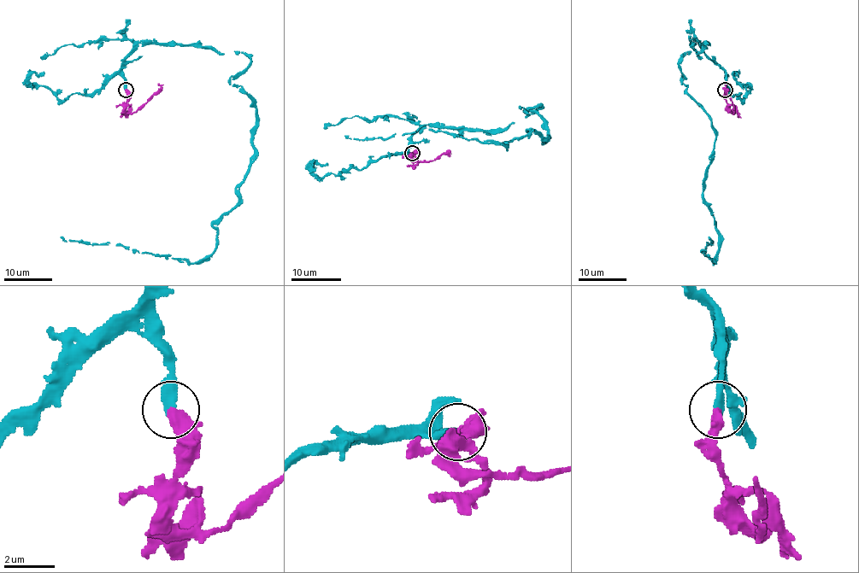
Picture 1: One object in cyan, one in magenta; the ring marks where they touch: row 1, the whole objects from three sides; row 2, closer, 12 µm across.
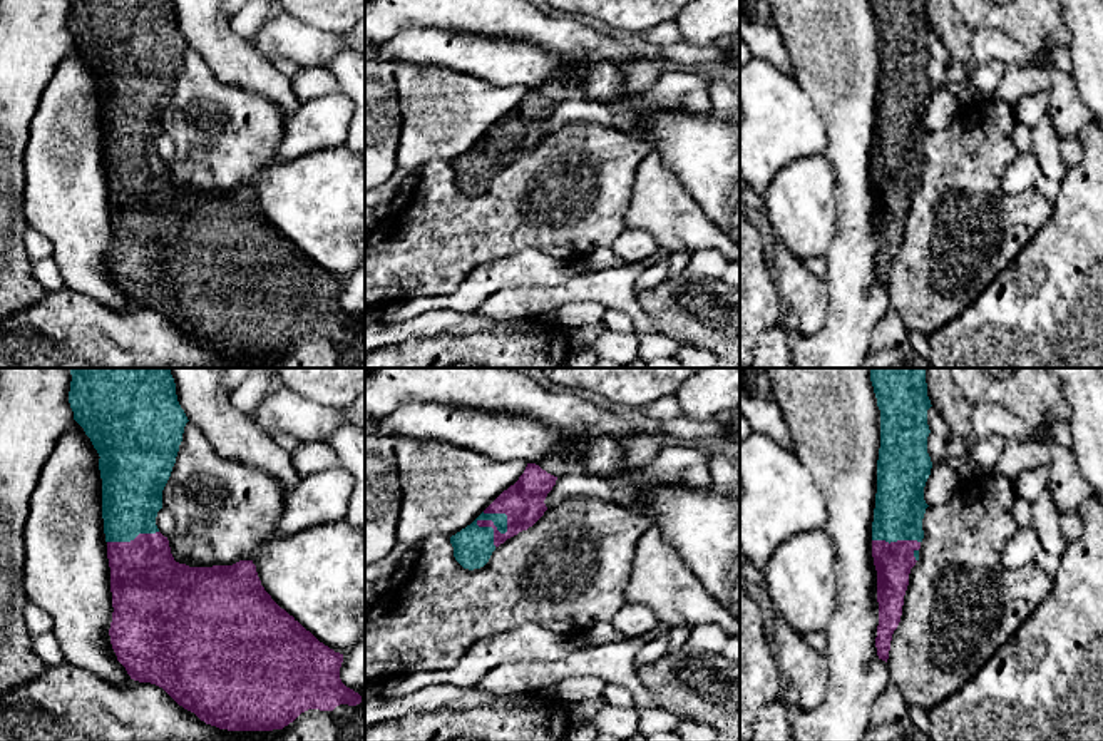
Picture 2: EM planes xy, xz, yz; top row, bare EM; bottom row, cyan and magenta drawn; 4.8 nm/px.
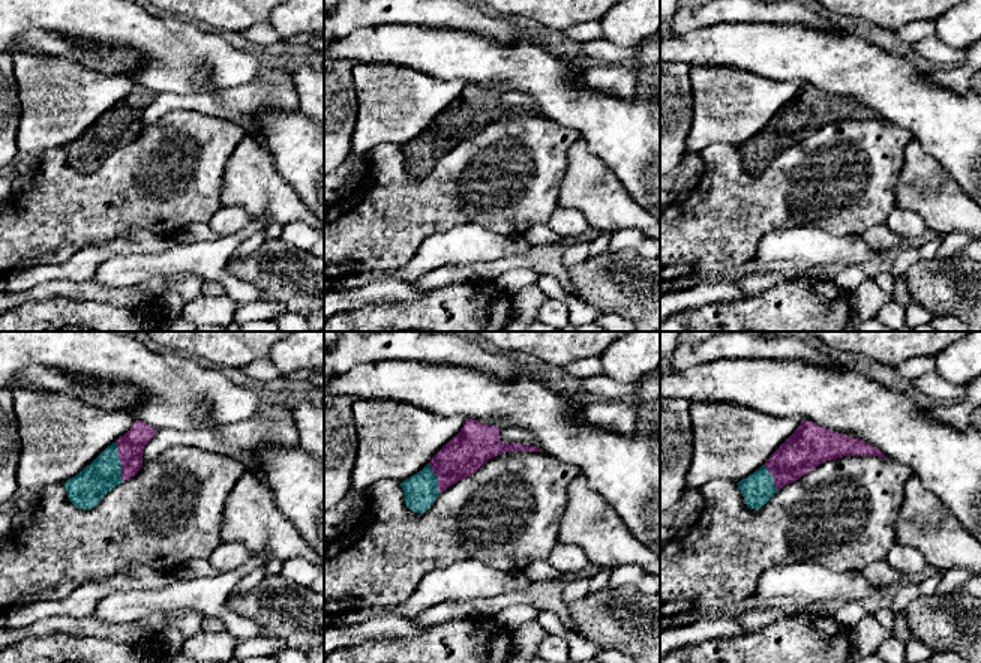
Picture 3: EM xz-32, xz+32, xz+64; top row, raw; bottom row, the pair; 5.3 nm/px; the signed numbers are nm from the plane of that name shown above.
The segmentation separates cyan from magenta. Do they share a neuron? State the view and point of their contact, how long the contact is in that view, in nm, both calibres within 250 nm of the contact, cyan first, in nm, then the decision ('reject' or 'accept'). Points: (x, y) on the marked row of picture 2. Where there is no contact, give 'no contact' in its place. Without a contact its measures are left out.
contact xz (506, 526); length 180 nm; calibres 190 and 200 nm; accept

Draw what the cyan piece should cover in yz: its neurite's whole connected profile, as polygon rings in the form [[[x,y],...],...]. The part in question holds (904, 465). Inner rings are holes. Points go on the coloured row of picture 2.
[[[870,368],[880,410],[877,493],[872,522],[872,557],[877,570],[879,659],[889,659],[892,634],[902,616],[911,569],[919,560],[922,519],[929,507],[924,487],[932,462],[927,453],[926,368]]]

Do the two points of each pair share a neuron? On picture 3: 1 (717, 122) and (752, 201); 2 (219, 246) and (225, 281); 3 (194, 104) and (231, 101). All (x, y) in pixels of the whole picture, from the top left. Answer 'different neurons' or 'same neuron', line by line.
1: different neurons
2: same neuron
3: same neuron

